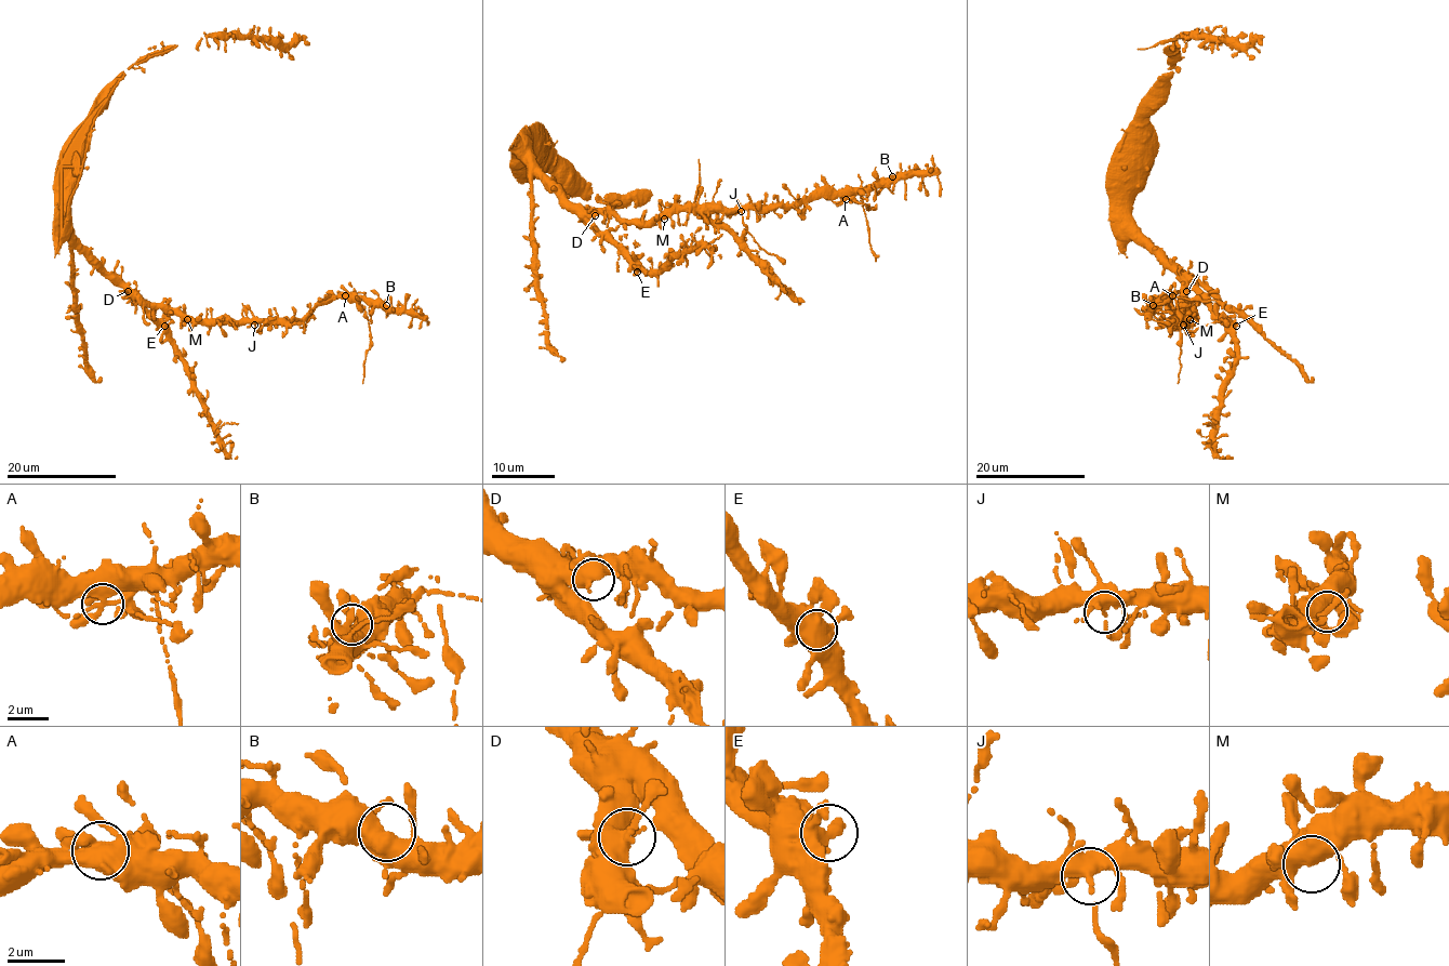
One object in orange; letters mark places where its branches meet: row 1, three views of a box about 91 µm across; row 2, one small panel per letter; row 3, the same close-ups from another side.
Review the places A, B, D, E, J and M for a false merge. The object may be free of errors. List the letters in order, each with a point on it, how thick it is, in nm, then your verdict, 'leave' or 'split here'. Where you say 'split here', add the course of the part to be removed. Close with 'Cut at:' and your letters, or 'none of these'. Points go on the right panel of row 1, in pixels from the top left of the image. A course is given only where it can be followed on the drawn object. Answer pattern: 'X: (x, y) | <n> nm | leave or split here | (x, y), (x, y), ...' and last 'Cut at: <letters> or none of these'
A: (1172, 295) | 400 nm | split here | (1171, 295), (1173, 282)
B: (1153, 305) | 420 nm | leave
D: (1186, 291) | 440 nm | leave
E: (1236, 326) | 480 nm | leave
J: (1183, 325) | 400 nm | leave
M: (1190, 319) | 440 nm | leave
Cut at: A

